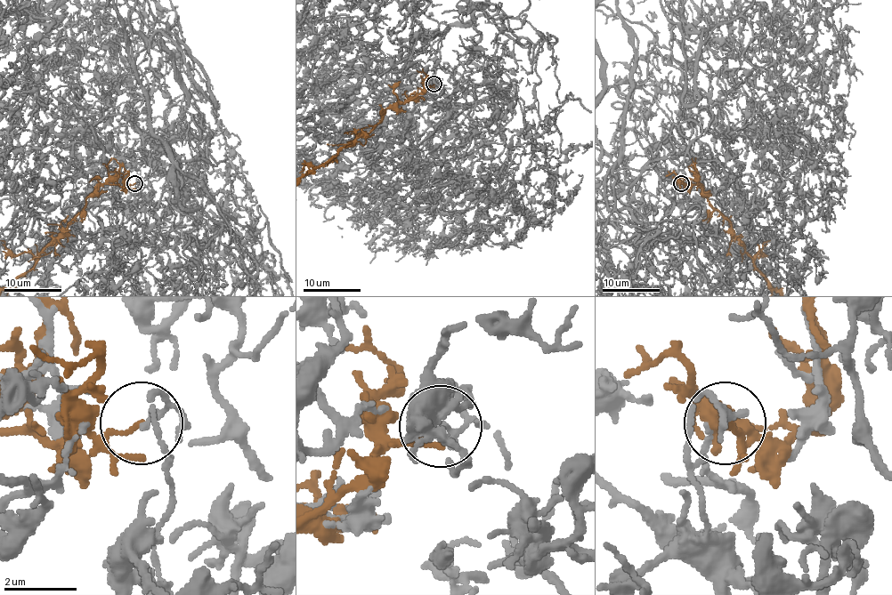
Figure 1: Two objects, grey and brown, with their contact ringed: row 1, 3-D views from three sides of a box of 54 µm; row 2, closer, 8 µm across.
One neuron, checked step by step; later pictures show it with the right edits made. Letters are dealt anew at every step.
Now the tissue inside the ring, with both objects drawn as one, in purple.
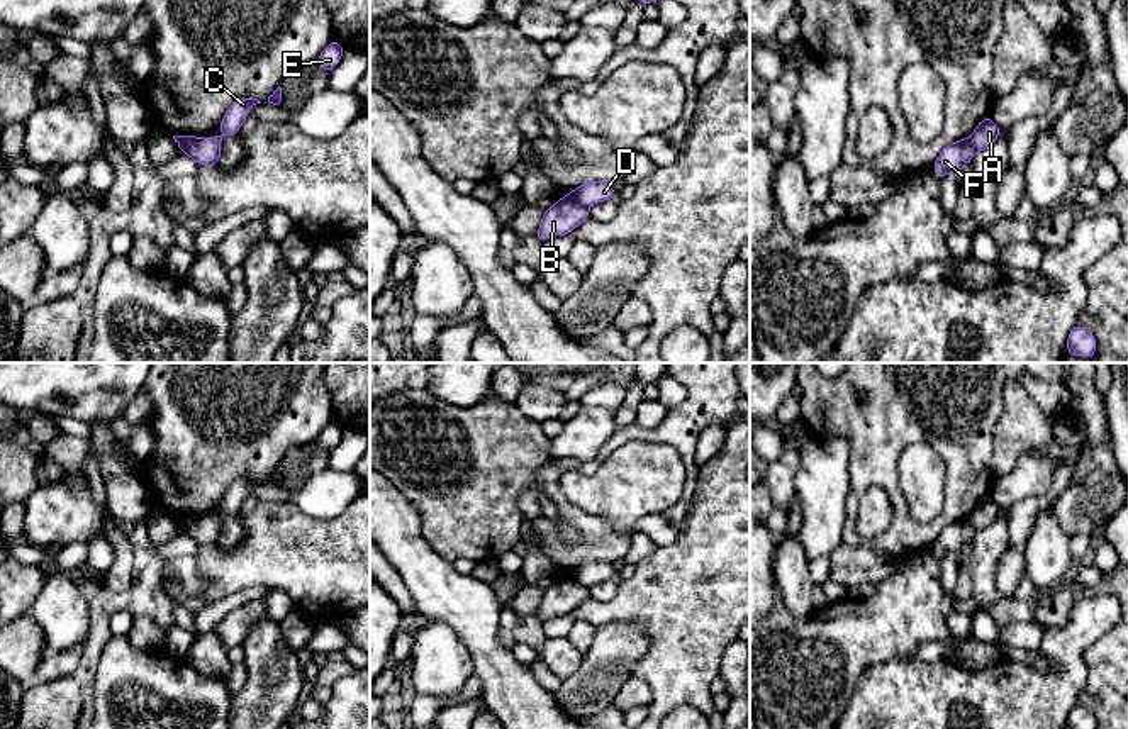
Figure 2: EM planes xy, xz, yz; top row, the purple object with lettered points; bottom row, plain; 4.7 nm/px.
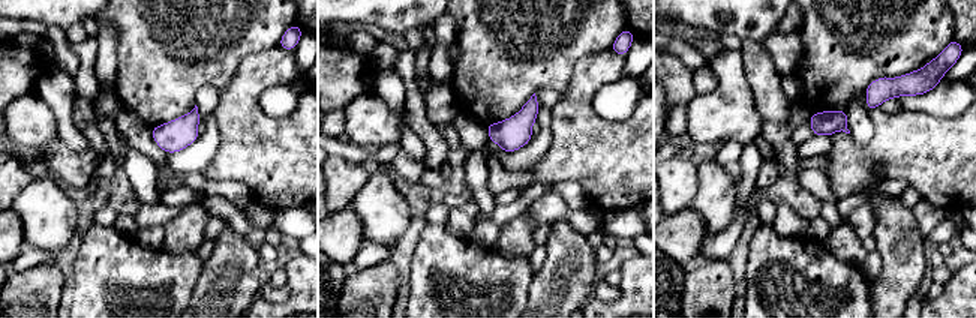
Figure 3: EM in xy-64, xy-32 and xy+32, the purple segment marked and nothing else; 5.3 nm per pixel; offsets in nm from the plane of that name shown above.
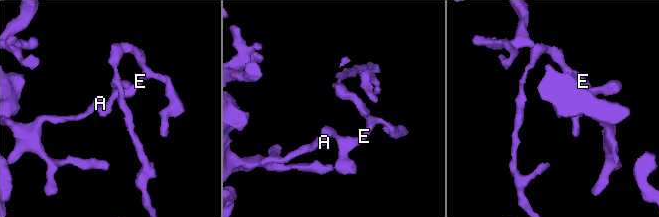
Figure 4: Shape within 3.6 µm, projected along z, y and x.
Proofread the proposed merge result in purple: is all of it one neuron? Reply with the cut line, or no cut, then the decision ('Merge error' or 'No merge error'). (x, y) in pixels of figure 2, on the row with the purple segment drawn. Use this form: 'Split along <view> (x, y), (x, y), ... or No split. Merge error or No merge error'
Split along xy (207, 136), (192, 143), (184, 151). Merge error

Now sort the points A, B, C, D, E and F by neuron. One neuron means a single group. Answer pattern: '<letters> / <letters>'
A B / C D E F

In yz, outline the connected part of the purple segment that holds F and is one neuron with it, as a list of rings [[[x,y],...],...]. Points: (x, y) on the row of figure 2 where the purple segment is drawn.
[[[958,139],[941,149],[936,161],[933,163],[933,173],[941,180],[948,173],[960,173],[975,156],[975,149],[969,139]]]

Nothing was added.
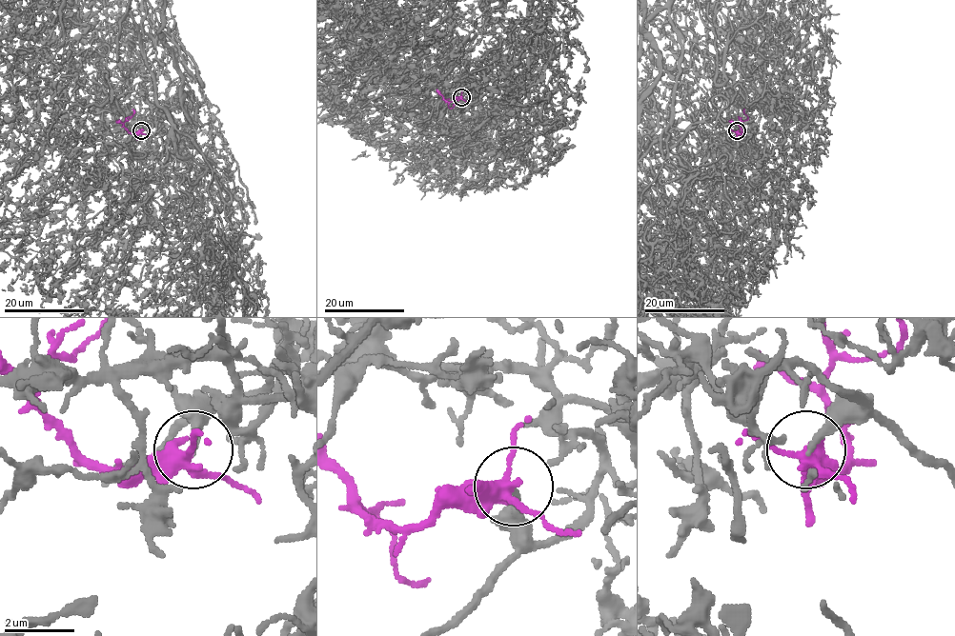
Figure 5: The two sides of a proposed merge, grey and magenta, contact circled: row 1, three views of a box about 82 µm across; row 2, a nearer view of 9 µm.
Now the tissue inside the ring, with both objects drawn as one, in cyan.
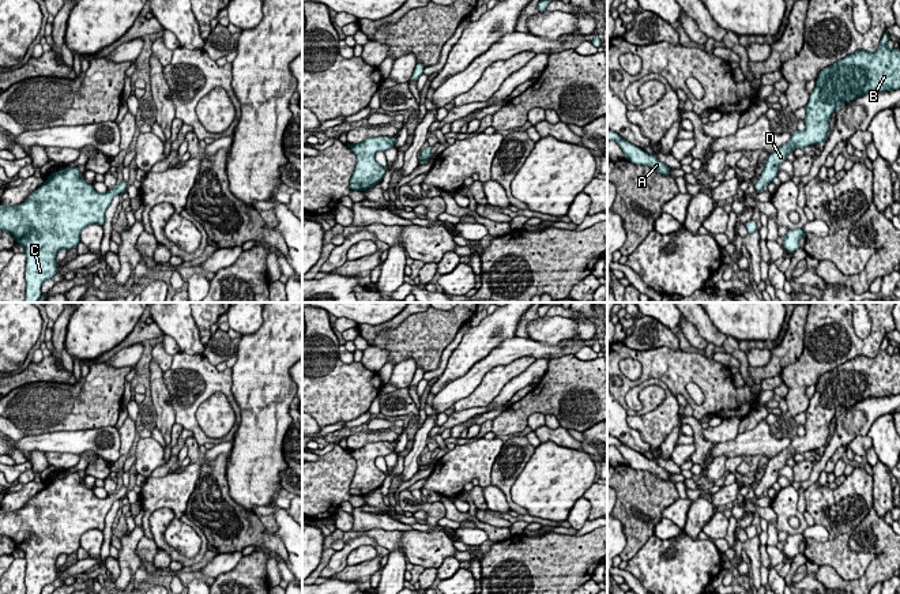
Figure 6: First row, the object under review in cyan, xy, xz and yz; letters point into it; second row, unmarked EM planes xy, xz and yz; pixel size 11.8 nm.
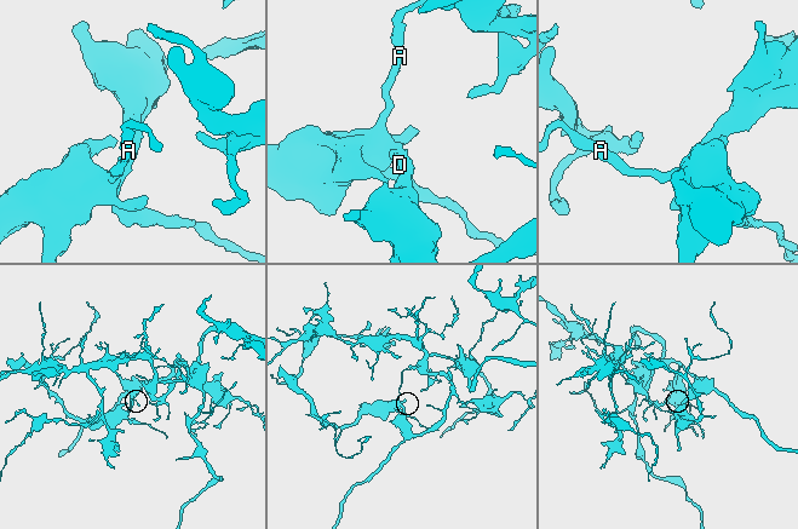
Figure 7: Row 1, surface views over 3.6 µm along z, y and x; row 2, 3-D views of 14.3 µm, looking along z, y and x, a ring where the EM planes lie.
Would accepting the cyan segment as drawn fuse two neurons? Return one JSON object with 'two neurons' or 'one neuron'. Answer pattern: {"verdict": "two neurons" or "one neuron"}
{"verdict": "one neuron"}

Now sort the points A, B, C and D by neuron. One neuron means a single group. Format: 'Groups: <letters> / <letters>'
Groups: A B C D

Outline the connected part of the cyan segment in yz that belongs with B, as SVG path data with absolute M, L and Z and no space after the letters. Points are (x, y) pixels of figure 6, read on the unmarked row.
M885 338L875 357L856 356L818 379L805 411L805 435L791 437L791 444L768 460L754 490L757 497L762 497L777 482L779 470L794 454L820 450L828 444L831 421L844 407L867 398L900 394L900 354L889 354L889 345L890 339Z

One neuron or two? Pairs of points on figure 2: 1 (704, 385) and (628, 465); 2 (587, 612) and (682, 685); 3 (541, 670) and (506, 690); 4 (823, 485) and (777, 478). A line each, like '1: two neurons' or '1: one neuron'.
1: two neurons
2: one neuron
3: two neurons
4: two neurons

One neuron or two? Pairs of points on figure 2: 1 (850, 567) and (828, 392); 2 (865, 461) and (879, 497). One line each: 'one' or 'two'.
1: two
2: two

